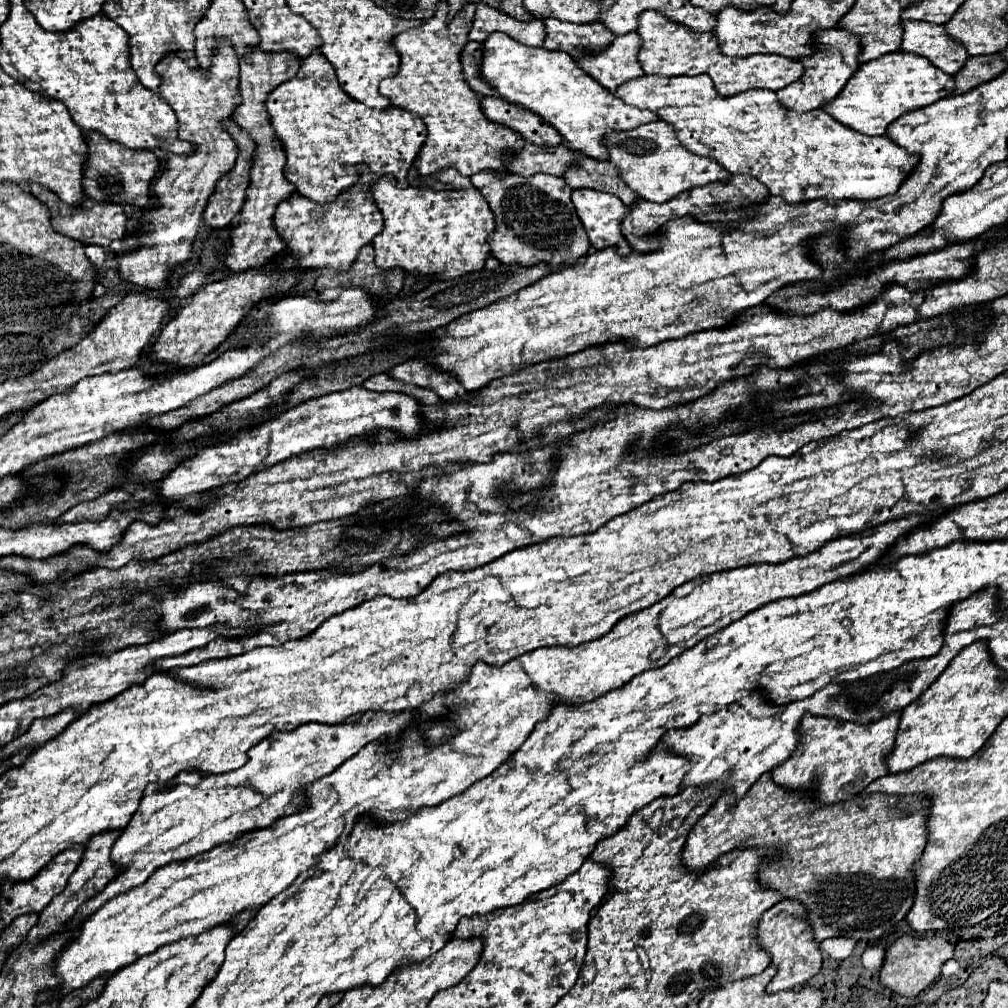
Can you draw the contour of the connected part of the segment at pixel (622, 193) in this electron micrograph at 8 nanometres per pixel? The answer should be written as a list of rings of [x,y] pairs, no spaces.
[[[575,152],[579,164],[571,168],[563,178],[571,188],[591,188],[619,196],[627,206],[633,206],[639,196],[621,180],[619,170],[611,162],[597,162],[579,152]]]

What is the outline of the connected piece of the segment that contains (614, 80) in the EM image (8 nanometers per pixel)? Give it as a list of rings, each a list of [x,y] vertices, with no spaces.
[[[637,32],[617,36],[615,42],[601,54],[581,56],[575,62],[599,84],[603,84],[611,94],[621,86],[621,82],[635,80],[643,76],[643,68],[639,66],[637,54],[643,40]]]

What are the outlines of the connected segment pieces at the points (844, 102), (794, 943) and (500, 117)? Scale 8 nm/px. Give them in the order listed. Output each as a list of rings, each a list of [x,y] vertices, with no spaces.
[[[907,52],[885,54],[877,62],[863,64],[855,76],[847,82],[847,86],[837,94],[831,104],[823,106],[827,114],[831,114],[841,124],[867,134],[867,136],[885,136],[891,122],[895,122],[901,114],[907,114],[917,108],[925,108],[941,98],[951,96],[955,90],[955,80],[931,66],[927,58]]]
[[[783,900],[775,904],[771,910],[767,910],[759,922],[759,942],[761,946],[771,954],[773,964],[779,968],[771,984],[767,986],[767,992],[779,992],[789,990],[807,984],[809,978],[813,978],[823,964],[823,956],[819,950],[819,944],[815,942],[807,908],[799,900]]]
[[[499,96],[483,98],[483,112],[489,120],[509,126],[517,130],[527,142],[537,144],[537,146],[559,146],[563,144],[563,138],[543,122],[537,114],[531,114],[531,110],[523,110],[521,106],[511,106],[509,102],[503,102]]]

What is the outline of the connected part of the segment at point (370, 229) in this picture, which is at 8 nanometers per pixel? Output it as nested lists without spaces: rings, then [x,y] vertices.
[[[359,164],[357,170],[359,182],[339,194],[339,198],[331,204],[317,204],[309,198],[293,194],[277,206],[273,226],[287,242],[291,252],[299,258],[301,270],[329,268],[343,274],[353,266],[359,250],[365,244],[371,244],[371,240],[383,230],[383,216],[371,198],[371,182],[375,182],[375,178],[365,164]]]

